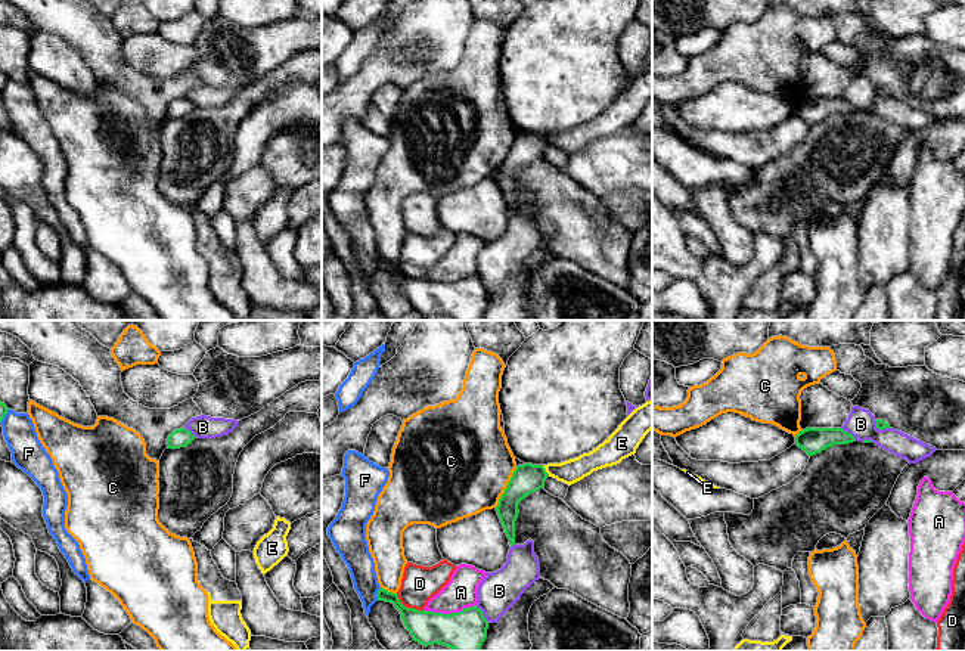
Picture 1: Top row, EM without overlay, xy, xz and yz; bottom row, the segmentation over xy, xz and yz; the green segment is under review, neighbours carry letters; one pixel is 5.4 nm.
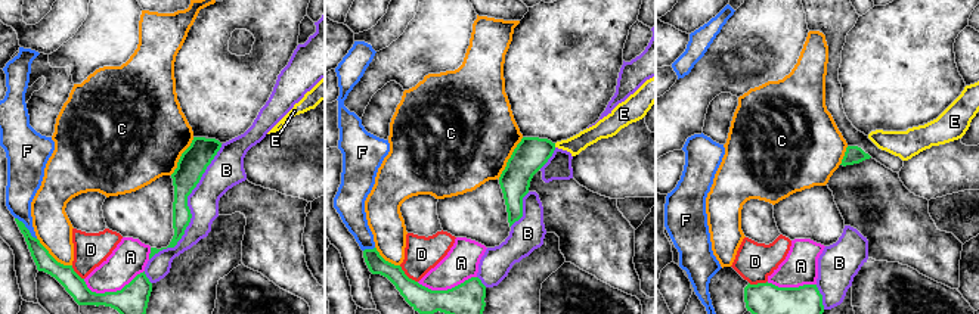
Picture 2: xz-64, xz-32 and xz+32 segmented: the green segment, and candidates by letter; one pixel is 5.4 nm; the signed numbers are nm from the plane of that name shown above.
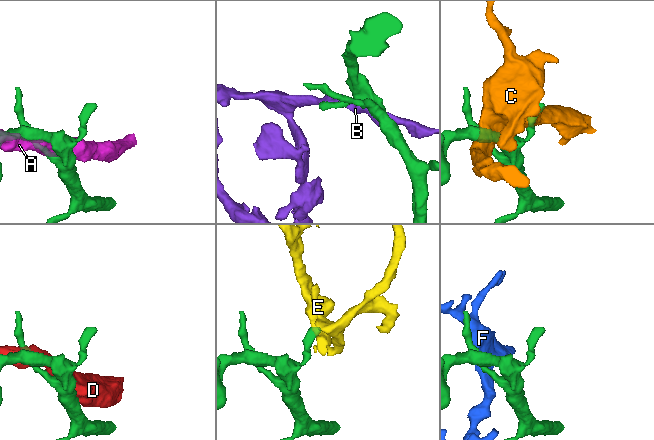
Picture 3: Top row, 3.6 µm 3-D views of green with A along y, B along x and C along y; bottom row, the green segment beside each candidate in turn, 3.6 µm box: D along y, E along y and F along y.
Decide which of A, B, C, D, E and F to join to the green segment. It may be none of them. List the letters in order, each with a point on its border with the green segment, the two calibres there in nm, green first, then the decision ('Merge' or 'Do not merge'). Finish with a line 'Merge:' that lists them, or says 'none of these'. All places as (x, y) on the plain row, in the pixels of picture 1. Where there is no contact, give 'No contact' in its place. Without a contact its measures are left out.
A: Touches green at xz (449, 284). Thickness 220 nm (green) against 180 nm. Do not merge
B: Touches green at xz (483, 284). Thickness 220 nm (green) against 220 nm. Do not merge
C: Touches green at xz (506, 157). Thickness 160 nm (green) against 480 nm. Do not merge
D: Touches green at xz (409, 278). Thickness 190 nm (green) against 200 nm. Do not merge
E: Touches green at xz (545, 140). Thickness 160 nm (green) against 130 nm. Do not merge
F: Touches green at xz (376, 263). Thickness 120 nm (green) against 150 nm. Do not merge
Merge: none of these

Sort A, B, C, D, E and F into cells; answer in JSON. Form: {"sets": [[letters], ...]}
{"sets": [["A"], ["B"], ["C"], ["D"], ["E"], ["F"]]}

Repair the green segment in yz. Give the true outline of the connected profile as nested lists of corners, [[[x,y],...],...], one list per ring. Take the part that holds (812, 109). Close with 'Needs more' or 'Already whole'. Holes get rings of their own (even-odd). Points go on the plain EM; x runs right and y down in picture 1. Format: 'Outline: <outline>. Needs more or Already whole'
Outline: [[[806,97],[795,105],[795,114],[809,125],[820,123],[834,114],[848,114],[856,108],[843,97]]]. Already whole

